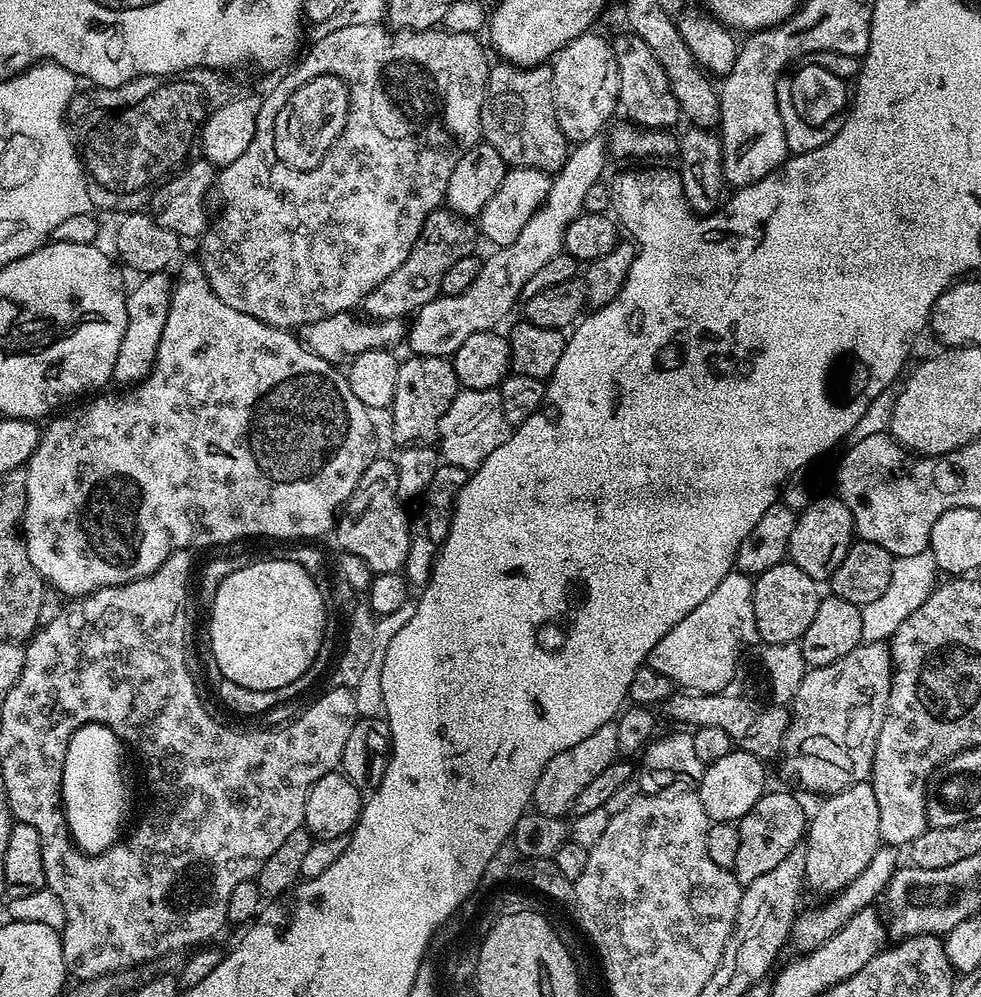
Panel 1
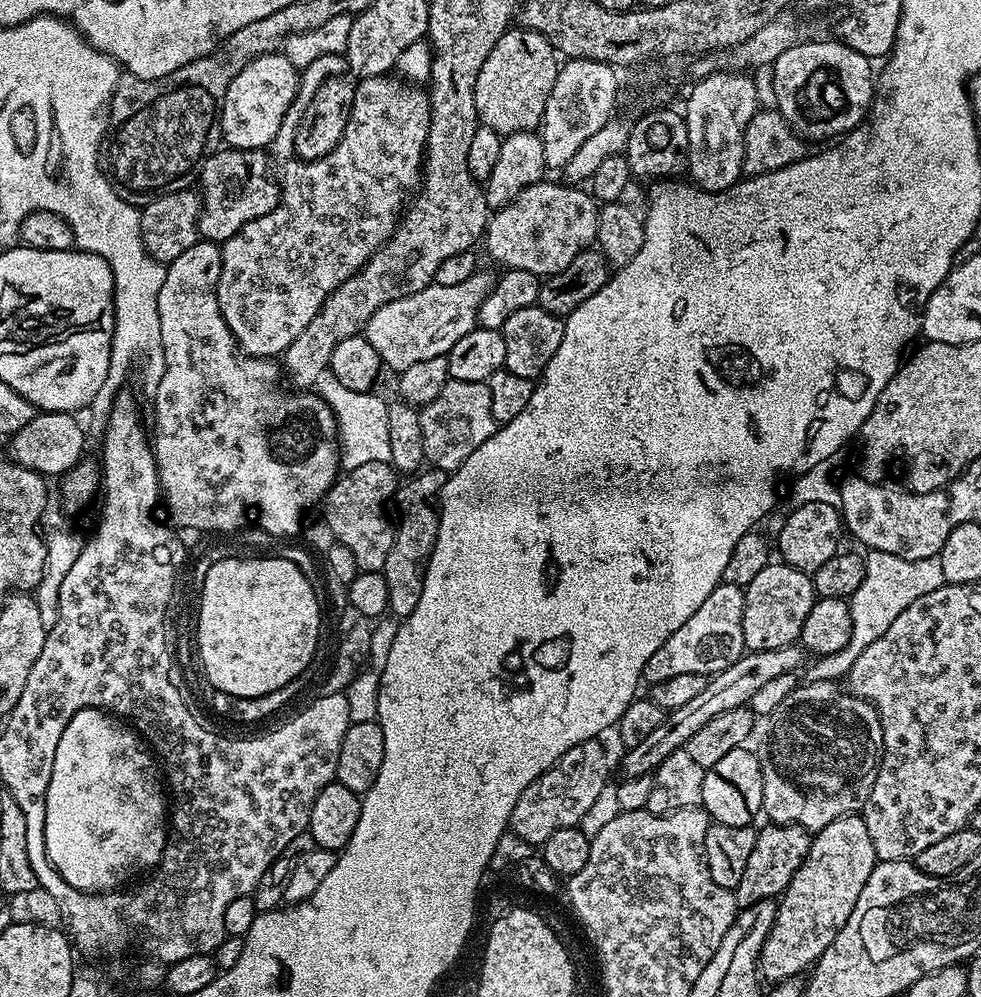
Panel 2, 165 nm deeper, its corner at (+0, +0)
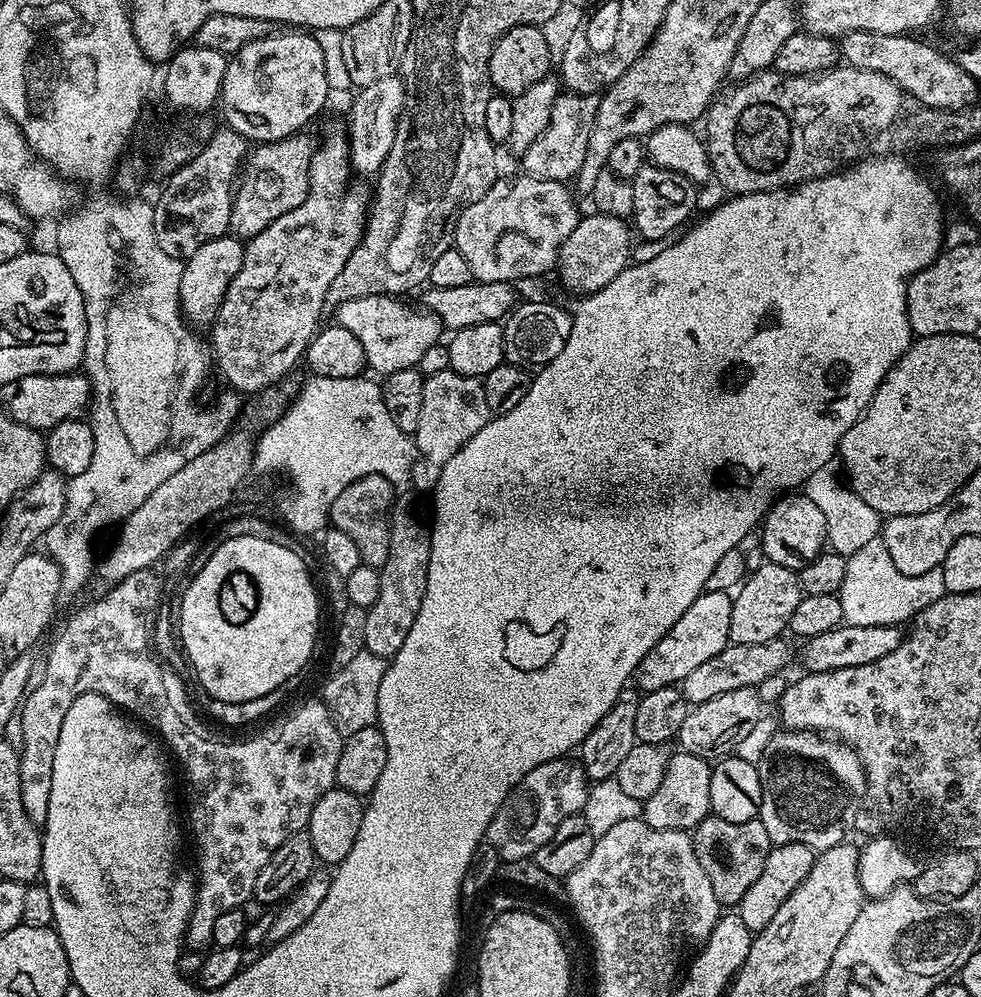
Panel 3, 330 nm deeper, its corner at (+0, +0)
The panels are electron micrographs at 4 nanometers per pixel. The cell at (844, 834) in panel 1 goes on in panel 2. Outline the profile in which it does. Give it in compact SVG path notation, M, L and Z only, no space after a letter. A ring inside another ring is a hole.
M863 815L840 816L834 822L830 822L830 826L820 829L812 836L812 845L802 866L798 866L794 878L788 884L788 889L779 897L774 926L762 946L759 973L765 981L790 980L807 973L815 965L830 946L830 942L834 942L838 930L846 926L858 902L858 894L862 894L862 886L866 886L866 878L870 878L876 863L878 861L874 842L870 838L870 830L866 830Z

